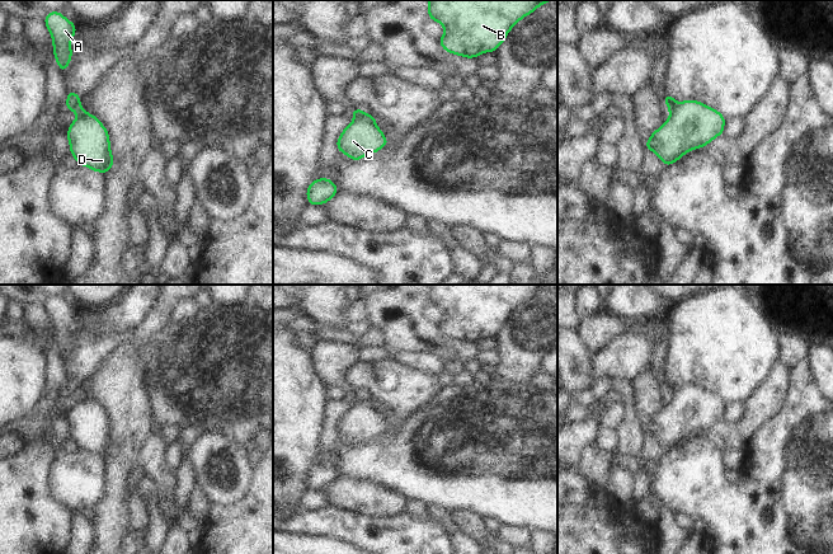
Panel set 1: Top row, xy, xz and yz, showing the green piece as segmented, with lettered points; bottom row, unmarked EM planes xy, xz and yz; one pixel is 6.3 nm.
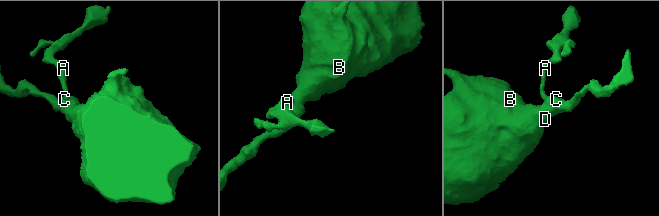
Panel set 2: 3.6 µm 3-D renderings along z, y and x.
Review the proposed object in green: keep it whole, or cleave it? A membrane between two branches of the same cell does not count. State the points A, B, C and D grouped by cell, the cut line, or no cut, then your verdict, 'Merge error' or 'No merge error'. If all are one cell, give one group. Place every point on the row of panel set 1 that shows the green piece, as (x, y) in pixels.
Groups: A / B C D. Split along xz (363, 112), (354, 120). Merge error

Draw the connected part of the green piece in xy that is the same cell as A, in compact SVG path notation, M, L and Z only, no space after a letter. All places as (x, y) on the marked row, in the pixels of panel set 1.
M50 11L43 20L52 36L55 60L63 74L72 57L70 42L76 33L76 24L67 20L61 11Z

